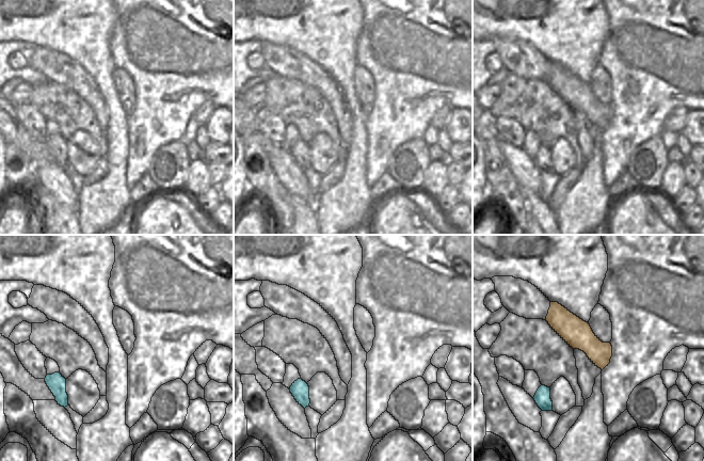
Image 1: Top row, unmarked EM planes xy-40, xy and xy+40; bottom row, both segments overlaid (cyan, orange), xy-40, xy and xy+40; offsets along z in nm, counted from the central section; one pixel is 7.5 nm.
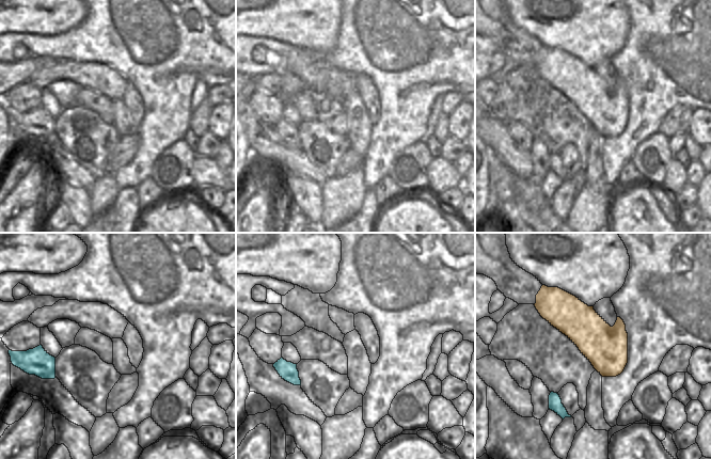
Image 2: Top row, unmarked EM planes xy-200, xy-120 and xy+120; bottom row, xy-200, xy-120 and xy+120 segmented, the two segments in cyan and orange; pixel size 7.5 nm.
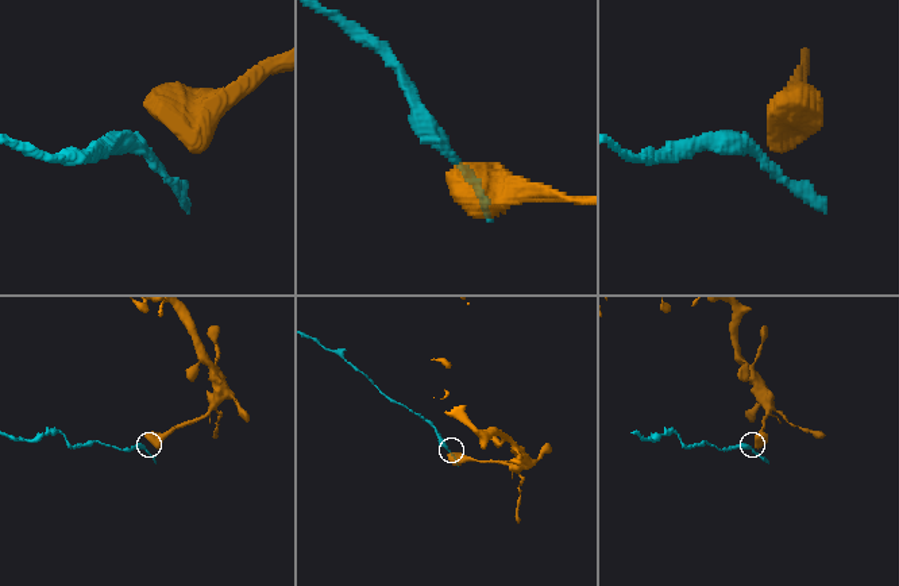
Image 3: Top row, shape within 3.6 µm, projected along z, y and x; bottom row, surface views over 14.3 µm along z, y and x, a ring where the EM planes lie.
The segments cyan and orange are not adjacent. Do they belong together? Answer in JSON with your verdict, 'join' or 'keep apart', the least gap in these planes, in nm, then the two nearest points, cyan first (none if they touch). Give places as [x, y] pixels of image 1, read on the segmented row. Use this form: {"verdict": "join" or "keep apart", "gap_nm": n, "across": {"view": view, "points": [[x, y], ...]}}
{"verdict": "join", "gap_nm": 340, "across": {"view": "xy+40", "points": [[549, 387], [573, 348]]}}

